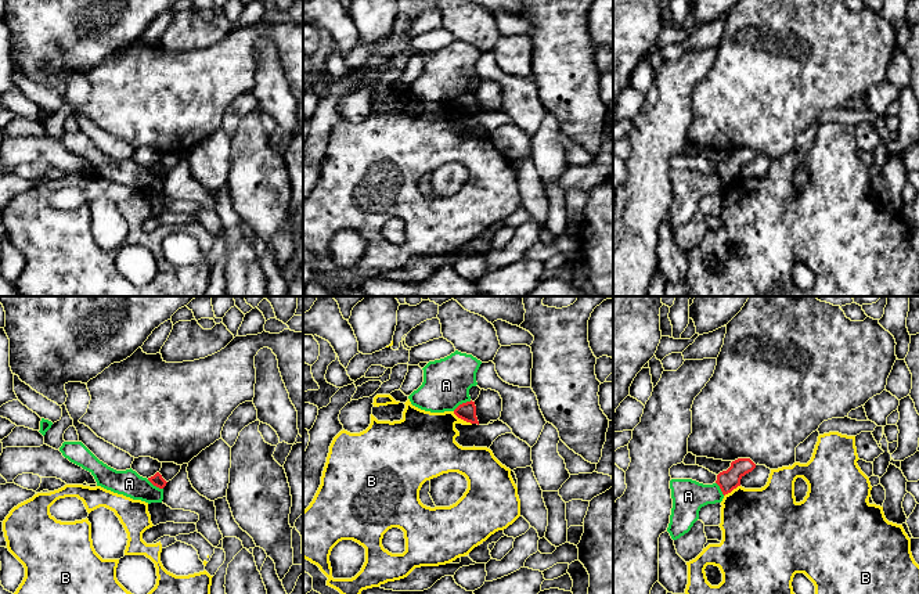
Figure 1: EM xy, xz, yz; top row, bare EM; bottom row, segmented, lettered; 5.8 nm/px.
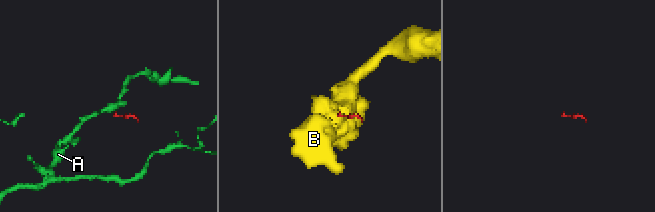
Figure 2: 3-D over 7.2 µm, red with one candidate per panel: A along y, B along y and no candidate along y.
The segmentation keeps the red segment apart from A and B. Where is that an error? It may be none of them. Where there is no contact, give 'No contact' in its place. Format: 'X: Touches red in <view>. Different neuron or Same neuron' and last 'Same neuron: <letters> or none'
A: Touches red in xz. Different neuron
B: Touches red in xz. Same neuron
Same neuron: B

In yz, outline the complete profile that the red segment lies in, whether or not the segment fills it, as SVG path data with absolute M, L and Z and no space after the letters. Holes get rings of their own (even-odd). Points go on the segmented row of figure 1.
M738 458L731 462L731 467L727 471L722 471L717 475L716 483L725 496L740 486L740 479L754 468L756 464L750 458Z

